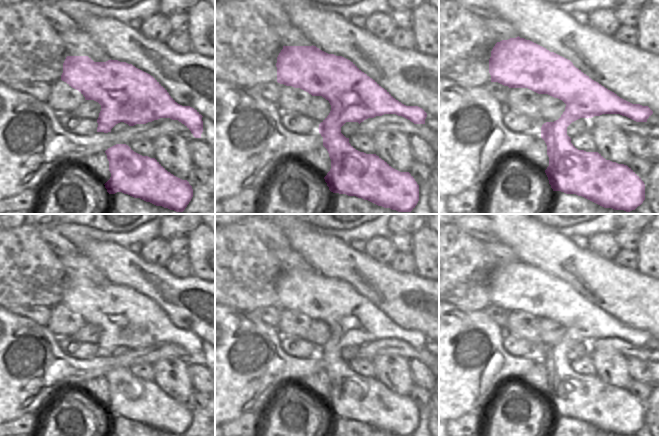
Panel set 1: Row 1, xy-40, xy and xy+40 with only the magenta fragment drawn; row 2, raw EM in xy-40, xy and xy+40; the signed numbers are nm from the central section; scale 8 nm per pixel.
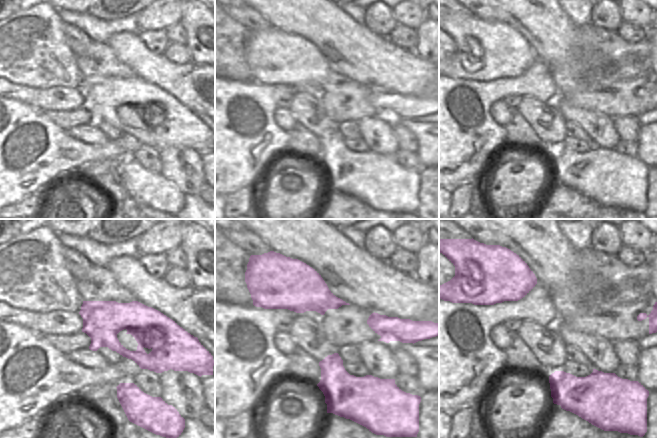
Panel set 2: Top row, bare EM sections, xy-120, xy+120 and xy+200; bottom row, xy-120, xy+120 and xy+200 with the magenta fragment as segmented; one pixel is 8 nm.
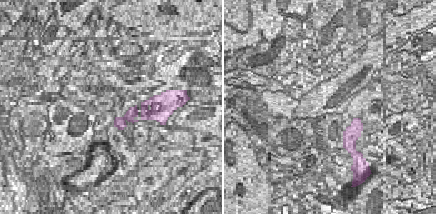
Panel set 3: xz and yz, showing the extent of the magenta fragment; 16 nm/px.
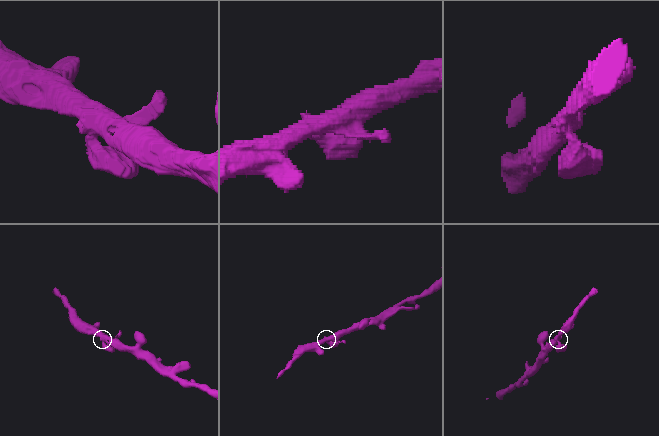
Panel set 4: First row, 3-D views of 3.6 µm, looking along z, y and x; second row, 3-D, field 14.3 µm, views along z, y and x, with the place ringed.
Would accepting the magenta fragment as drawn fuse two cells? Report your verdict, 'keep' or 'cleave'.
keep

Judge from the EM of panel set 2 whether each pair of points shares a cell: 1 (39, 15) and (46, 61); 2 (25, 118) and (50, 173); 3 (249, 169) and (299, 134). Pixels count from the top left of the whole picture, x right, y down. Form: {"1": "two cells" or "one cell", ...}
{"1": "one cell", "2": "one cell", "3": "two cells"}

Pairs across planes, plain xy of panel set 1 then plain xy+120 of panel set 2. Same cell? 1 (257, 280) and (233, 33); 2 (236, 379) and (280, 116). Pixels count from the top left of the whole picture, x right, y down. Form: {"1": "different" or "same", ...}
{"1": "same", "2": "different"}

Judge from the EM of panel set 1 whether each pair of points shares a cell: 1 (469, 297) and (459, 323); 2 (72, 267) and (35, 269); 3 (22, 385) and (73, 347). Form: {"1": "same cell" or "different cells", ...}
{"1": "different cells", "2": "different cells", "3": "different cells"}

